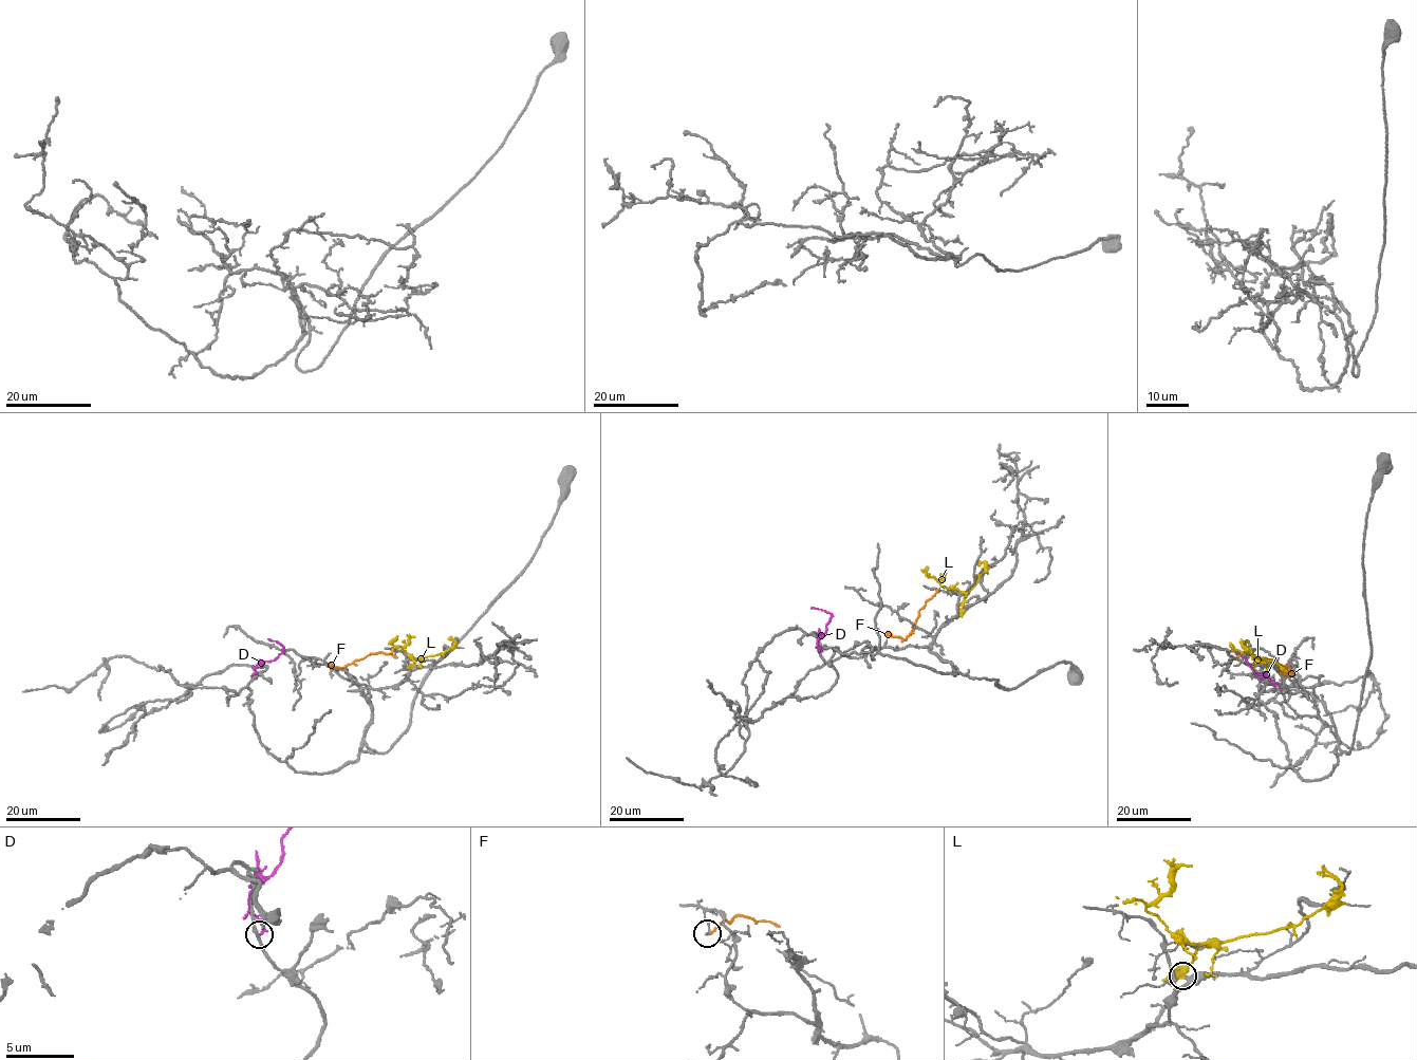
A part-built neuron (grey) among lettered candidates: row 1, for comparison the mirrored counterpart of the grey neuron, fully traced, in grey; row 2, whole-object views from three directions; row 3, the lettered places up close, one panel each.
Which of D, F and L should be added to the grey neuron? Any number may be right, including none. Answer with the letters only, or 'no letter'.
no letter

